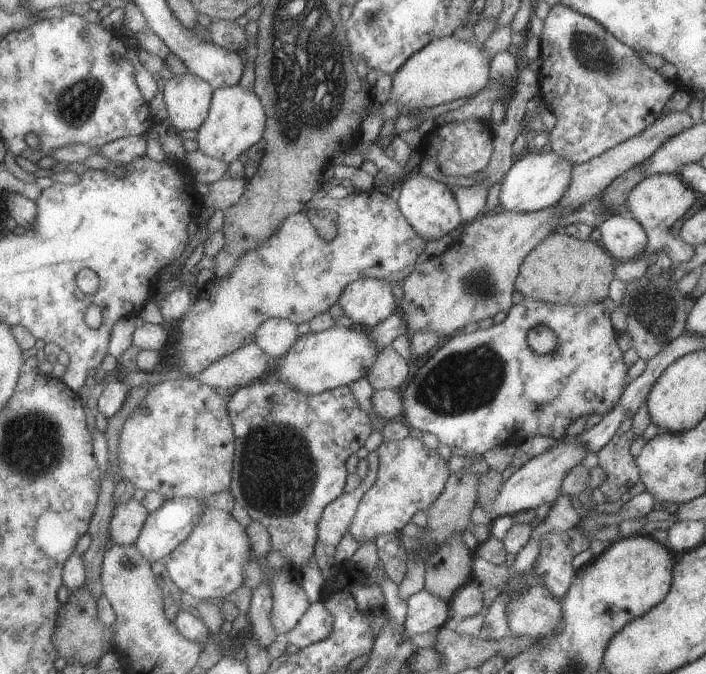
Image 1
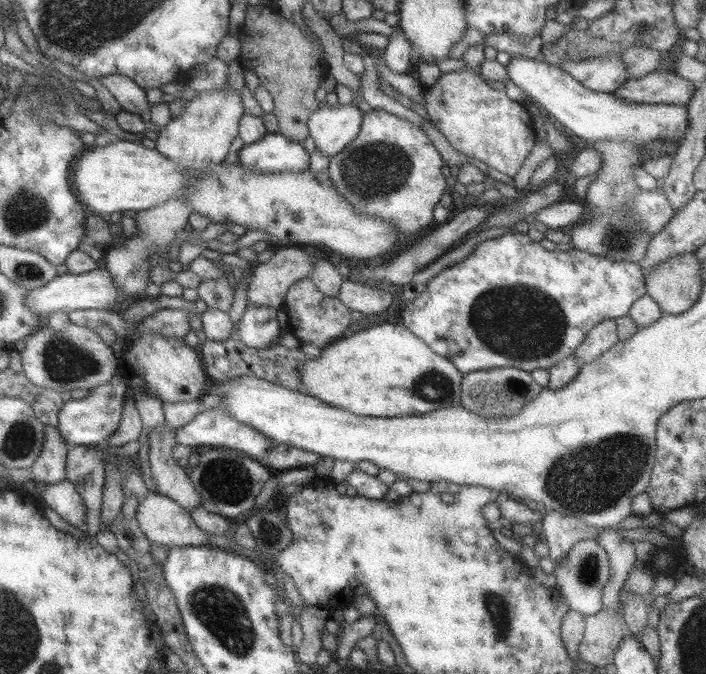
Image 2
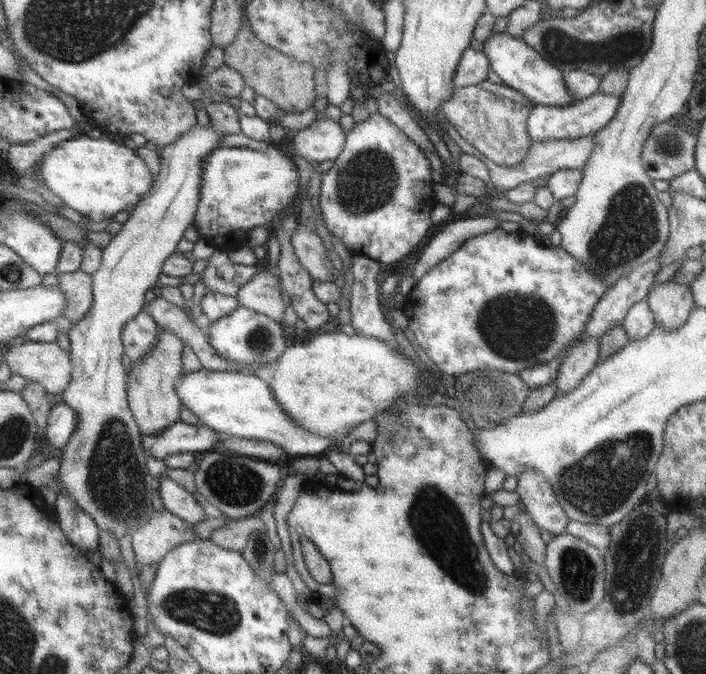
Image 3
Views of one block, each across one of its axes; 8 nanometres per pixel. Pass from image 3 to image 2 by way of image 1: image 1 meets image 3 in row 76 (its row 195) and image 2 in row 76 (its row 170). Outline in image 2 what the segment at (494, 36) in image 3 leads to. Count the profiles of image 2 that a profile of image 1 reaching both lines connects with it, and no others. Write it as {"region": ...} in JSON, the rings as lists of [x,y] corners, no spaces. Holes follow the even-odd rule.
{"region":[[[521,55],[510,57],[507,65],[507,78],[517,85],[525,94],[528,100],[533,104],[541,105],[541,108],[553,118],[555,122],[565,126],[571,130],[572,134],[587,141],[595,142],[607,139],[617,139],[618,141],[629,141],[639,146],[643,151],[654,140],[671,140],[677,142],[682,141],[687,128],[687,117],[685,105],[663,104],[663,103],[641,103],[626,102],[620,98],[616,98],[609,92],[593,92],[585,88],[581,83],[573,80],[567,71],[560,66],[547,64],[541,58],[527,58]]]}

